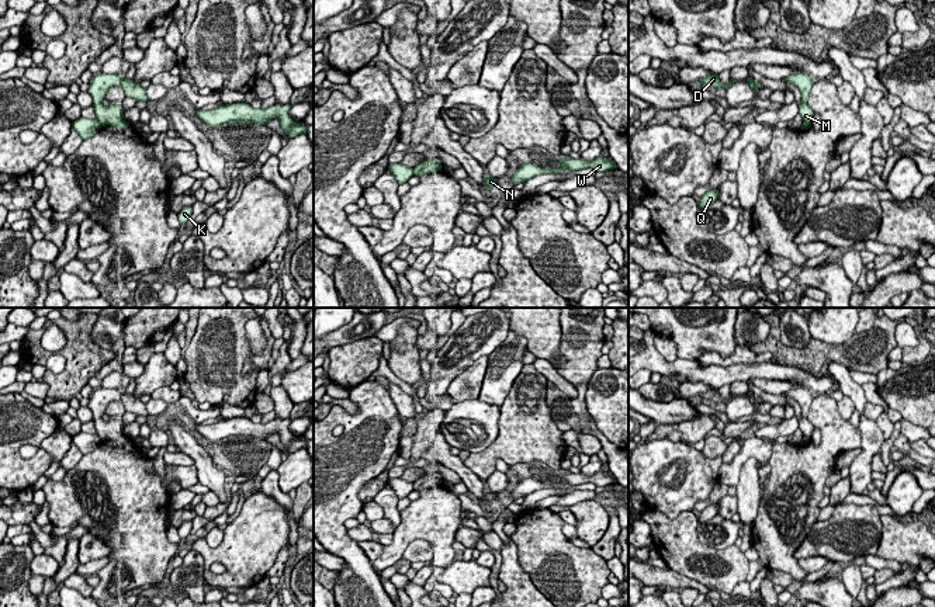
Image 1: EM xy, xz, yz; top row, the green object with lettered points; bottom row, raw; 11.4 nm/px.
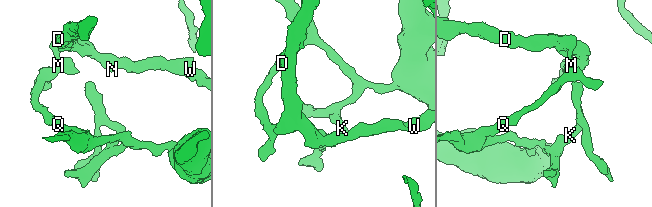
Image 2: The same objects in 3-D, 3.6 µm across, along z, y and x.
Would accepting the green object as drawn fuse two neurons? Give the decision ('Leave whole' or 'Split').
Split

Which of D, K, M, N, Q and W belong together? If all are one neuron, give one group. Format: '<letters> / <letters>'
D M N W / K Q

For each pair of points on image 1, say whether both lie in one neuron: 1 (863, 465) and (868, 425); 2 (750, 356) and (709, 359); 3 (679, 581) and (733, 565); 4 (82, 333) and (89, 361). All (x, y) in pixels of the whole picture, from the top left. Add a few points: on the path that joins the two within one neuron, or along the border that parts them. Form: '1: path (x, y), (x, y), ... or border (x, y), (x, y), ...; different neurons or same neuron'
1: path (866, 455), (868, 434); same neuron
2: path (740, 356), (730, 360), (719, 360); same neuron
3: border (669, 568), (706, 586); different neurons
4: path (82, 340), (82, 354); same neuron

